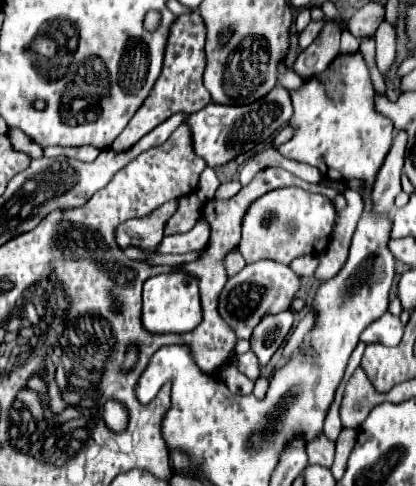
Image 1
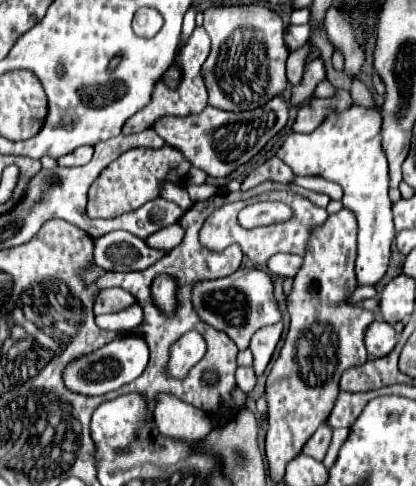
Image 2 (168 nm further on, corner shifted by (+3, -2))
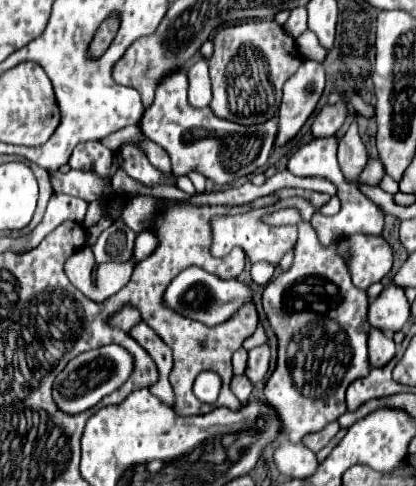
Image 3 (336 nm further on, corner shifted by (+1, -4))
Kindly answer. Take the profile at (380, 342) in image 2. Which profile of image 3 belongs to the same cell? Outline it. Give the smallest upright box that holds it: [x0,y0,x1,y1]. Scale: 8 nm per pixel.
[367,329,395,367]

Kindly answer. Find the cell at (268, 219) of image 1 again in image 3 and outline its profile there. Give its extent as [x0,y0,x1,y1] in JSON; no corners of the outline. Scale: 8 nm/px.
[211,197,315,267]

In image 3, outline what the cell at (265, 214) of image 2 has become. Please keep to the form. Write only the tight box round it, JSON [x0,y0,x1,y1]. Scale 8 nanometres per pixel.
[261,209,371,443]

